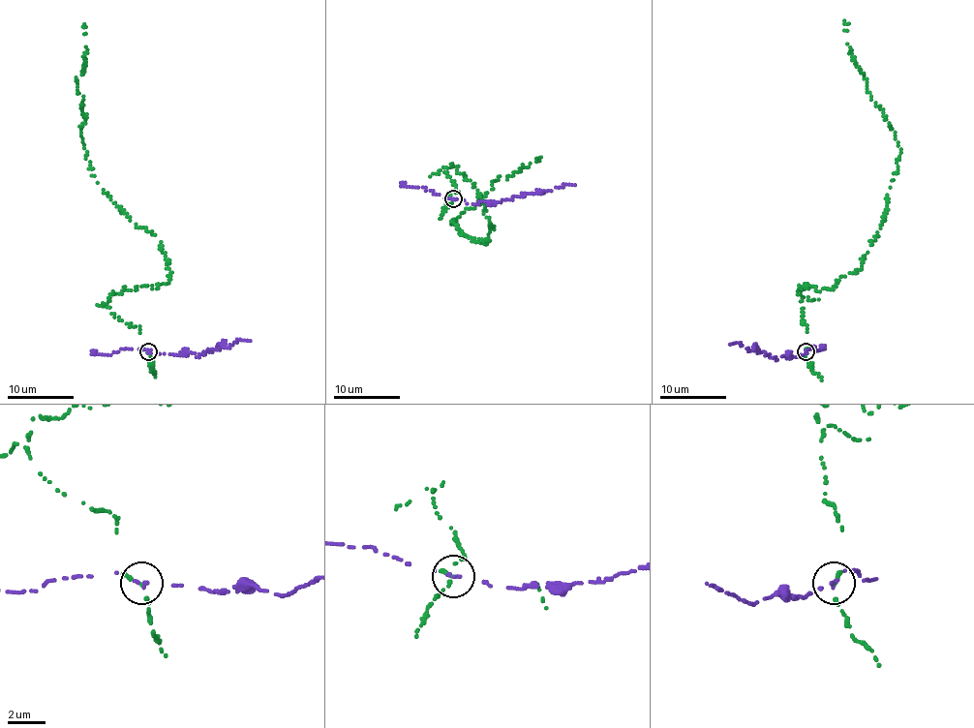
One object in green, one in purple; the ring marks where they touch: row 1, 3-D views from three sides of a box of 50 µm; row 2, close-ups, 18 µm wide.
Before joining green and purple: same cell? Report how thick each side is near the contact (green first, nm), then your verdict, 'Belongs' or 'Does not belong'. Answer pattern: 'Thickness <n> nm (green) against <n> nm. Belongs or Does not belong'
Thickness 220 nm (green) against 200 nm. Does not belong

